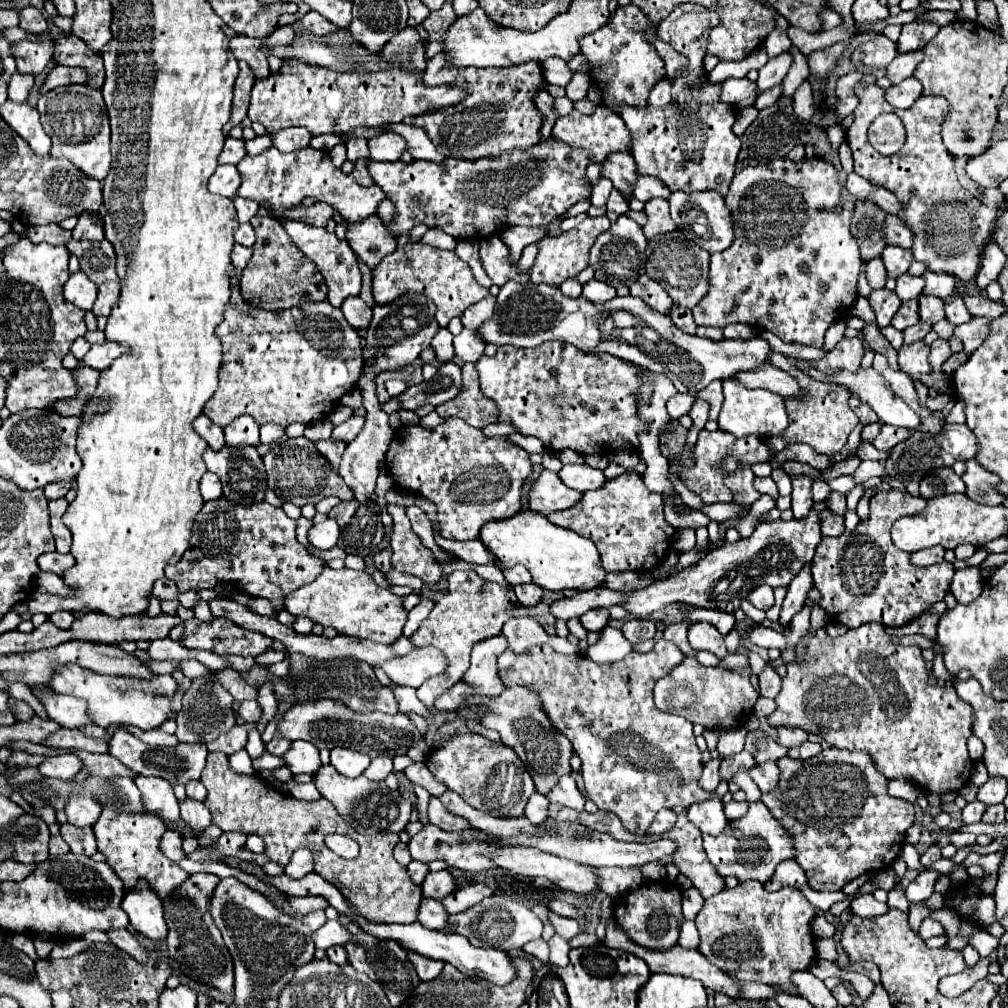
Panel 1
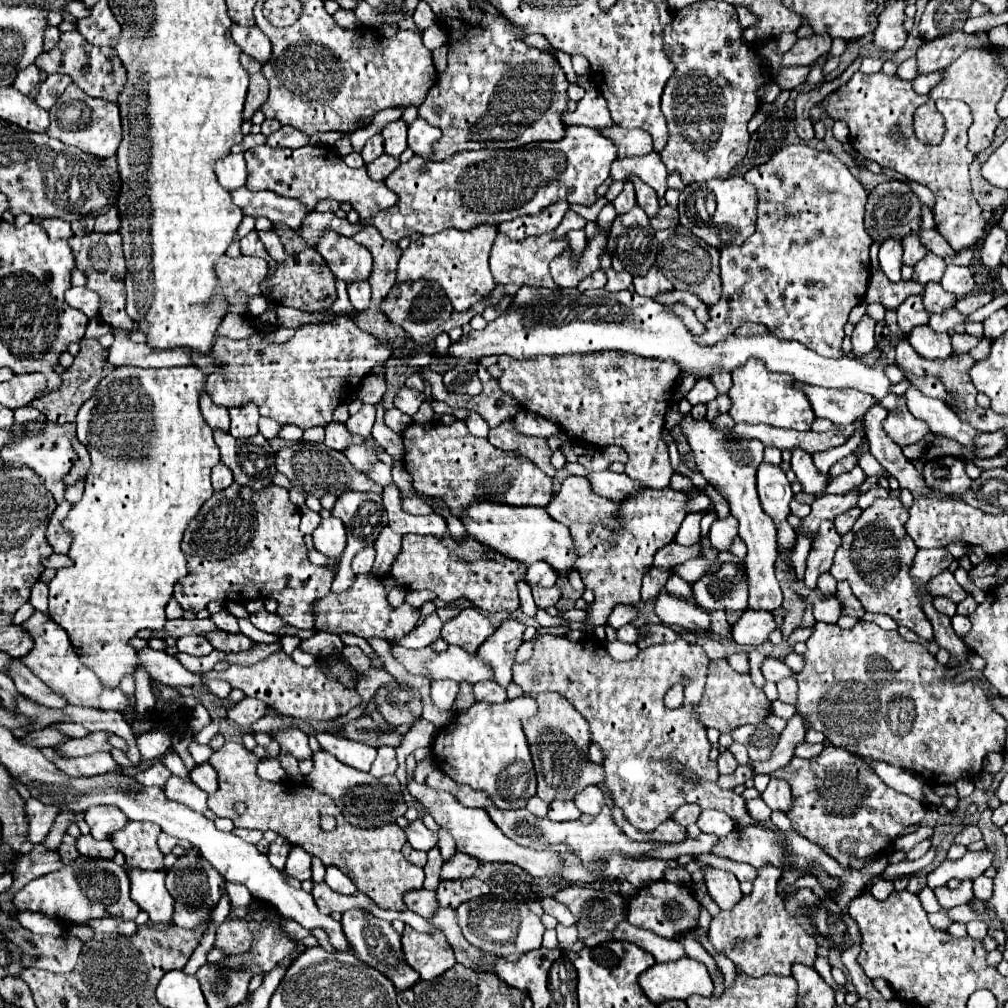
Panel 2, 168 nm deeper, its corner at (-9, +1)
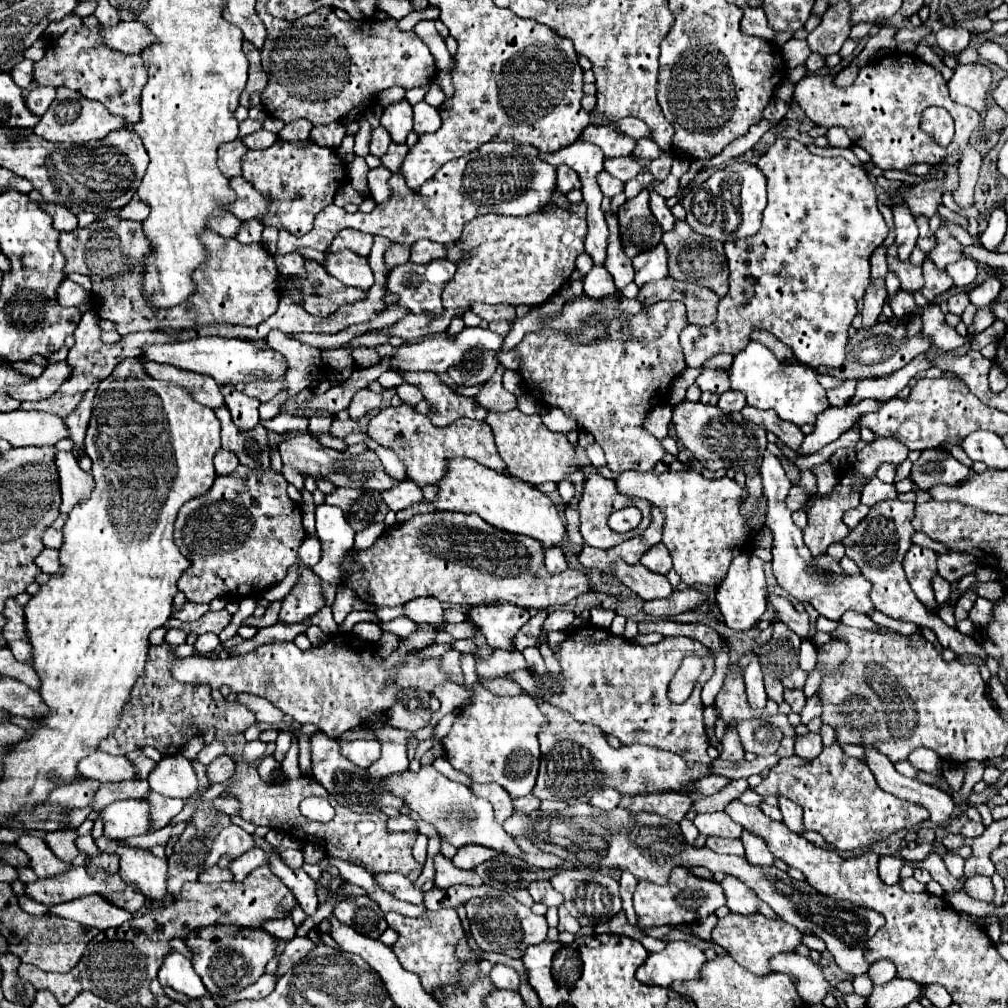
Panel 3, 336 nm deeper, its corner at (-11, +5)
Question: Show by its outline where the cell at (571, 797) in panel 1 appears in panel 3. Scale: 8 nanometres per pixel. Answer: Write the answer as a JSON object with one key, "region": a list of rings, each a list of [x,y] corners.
{"region":[[[605,787],[601,789],[599,793],[595,793],[589,801],[593,807],[597,809],[603,809],[603,811],[609,811],[609,809],[615,809],[619,805],[619,791],[611,789],[611,787]]]}

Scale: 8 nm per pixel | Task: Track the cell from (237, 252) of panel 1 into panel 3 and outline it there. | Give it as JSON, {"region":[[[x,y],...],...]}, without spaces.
{"region":[[[253,219],[249,223],[241,223],[241,229],[237,233],[237,241],[243,245],[249,245],[249,243],[261,245],[261,231],[263,231],[263,223],[257,219]]]}

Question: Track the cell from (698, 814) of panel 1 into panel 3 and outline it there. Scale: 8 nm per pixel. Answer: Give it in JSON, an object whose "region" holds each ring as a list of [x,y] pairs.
{"region":[[[725,811],[715,813],[701,813],[695,817],[695,827],[703,835],[717,835],[717,837],[739,837],[743,827],[735,823]]]}

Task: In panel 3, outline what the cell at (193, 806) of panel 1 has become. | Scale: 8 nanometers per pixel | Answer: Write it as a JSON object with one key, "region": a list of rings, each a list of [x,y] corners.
{"region":[[[183,755],[163,757],[157,763],[157,771],[153,771],[147,781],[151,791],[175,799],[189,799],[199,791],[199,779],[191,767],[191,761]]]}

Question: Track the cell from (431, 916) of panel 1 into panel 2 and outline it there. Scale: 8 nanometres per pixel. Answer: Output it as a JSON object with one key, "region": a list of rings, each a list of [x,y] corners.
{"region":[[[427,889],[407,891],[407,895],[403,895],[403,903],[409,911],[413,911],[421,917],[431,917],[439,909],[435,891],[427,891]]]}

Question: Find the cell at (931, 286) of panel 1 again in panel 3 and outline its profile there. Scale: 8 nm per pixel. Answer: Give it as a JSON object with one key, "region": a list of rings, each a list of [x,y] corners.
{"region":[[[963,257],[963,259],[955,261],[955,263],[951,263],[947,267],[947,273],[955,281],[957,287],[969,287],[977,277],[977,263],[973,259]]]}

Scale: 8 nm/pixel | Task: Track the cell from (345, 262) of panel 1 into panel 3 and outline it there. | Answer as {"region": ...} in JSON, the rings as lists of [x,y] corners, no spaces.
{"region":[[[343,229],[331,243],[329,251],[337,253],[341,249],[349,249],[361,257],[367,257],[369,251],[371,251],[371,245],[373,245],[373,237],[371,235],[365,235],[361,231],[355,231],[355,229]]]}

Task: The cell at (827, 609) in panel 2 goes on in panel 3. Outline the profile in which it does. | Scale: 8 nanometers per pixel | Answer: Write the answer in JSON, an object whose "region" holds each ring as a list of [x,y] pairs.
{"region":[[[765,451],[765,457],[763,457],[759,473],[763,477],[763,495],[765,495],[765,501],[767,501],[767,521],[765,521],[765,527],[769,527],[771,533],[773,533],[773,575],[775,575],[777,583],[787,593],[791,593],[797,601],[811,603],[817,609],[817,613],[827,617],[827,619],[837,621],[849,609],[867,615],[873,609],[873,603],[869,599],[869,583],[867,583],[867,579],[863,575],[855,575],[855,577],[827,575],[827,577],[839,577],[839,579],[825,581],[825,579],[821,579],[823,575],[815,573],[815,571],[841,571],[841,567],[829,555],[823,555],[821,559],[813,559],[809,555],[809,549],[803,543],[803,533],[793,523],[791,511],[785,505],[787,493],[791,489],[791,481],[787,479],[779,459],[775,455],[771,455],[769,451]]]}

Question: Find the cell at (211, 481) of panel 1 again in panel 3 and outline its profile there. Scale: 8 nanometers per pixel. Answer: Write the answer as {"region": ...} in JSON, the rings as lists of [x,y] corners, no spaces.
{"region":[[[217,451],[215,455],[215,471],[217,475],[231,475],[235,469],[237,469],[237,457],[231,453],[231,451]]]}

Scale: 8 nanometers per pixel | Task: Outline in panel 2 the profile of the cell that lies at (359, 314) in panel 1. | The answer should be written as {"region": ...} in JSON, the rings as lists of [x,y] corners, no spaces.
{"region":[[[363,281],[363,283],[349,283],[347,285],[347,293],[349,293],[349,299],[353,303],[355,309],[367,309],[369,307],[369,301],[371,301],[371,287],[369,287],[369,281]]]}

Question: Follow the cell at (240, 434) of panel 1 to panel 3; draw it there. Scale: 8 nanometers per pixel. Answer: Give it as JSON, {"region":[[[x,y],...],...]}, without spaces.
{"region":[[[223,385],[221,393],[225,397],[225,405],[231,411],[233,423],[239,431],[249,431],[259,423],[259,401],[247,395],[241,395],[231,385]]]}

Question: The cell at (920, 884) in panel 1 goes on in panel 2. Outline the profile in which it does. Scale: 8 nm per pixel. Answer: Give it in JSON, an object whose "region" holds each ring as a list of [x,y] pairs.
{"region":[[[985,847],[983,851],[965,853],[959,861],[943,861],[935,871],[927,875],[927,885],[935,889],[947,885],[949,879],[959,879],[959,881],[977,879],[993,865],[995,857],[997,857],[995,847]]]}

